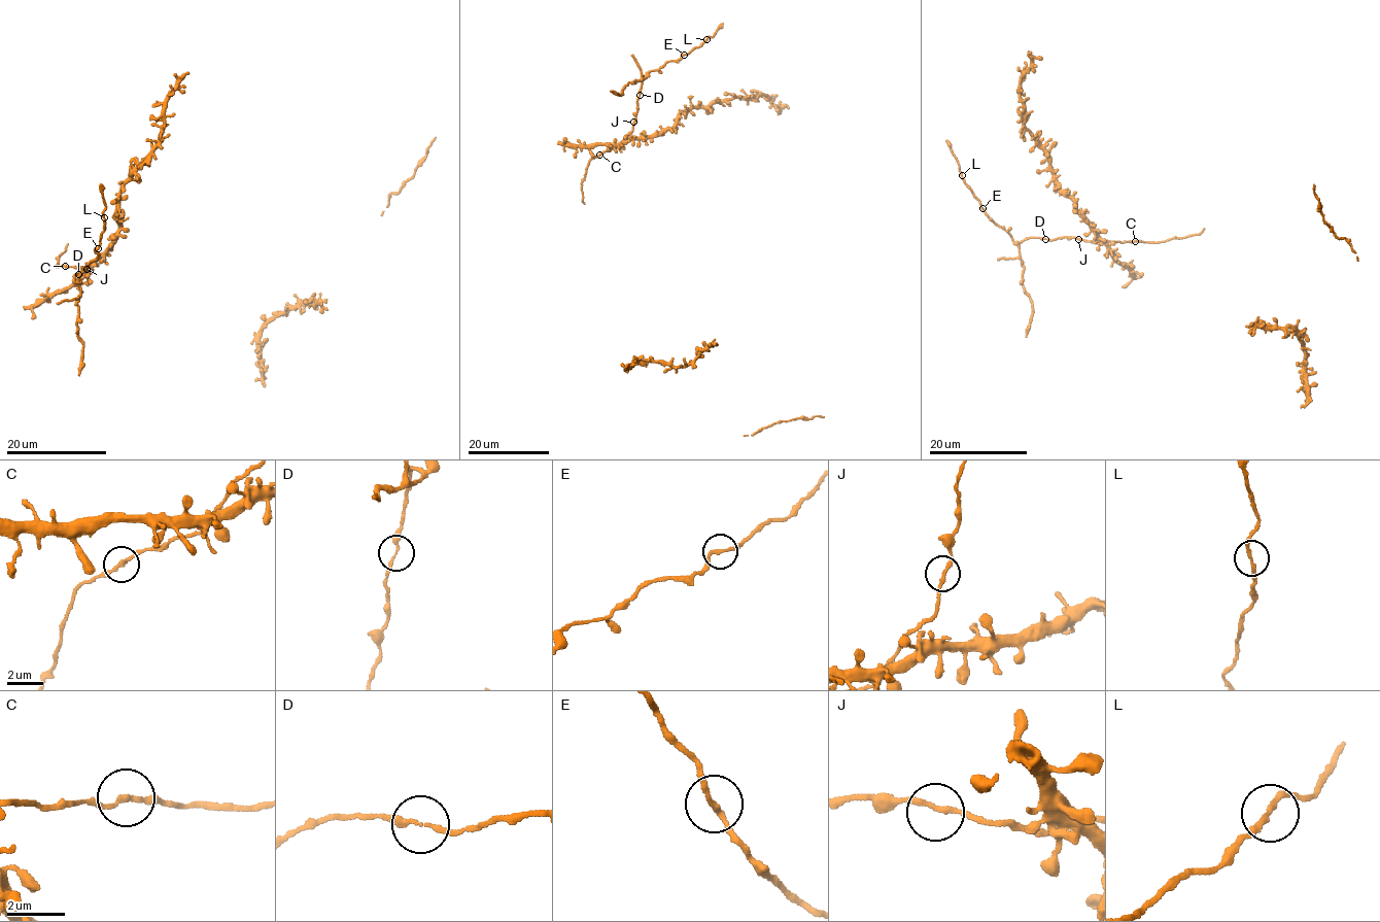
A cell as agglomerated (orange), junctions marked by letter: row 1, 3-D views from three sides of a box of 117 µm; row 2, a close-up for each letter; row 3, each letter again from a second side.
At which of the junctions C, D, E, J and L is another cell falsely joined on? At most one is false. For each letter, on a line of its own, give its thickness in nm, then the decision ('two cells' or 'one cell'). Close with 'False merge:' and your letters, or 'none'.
C: calibre 180 nm; one cell
D: calibre 180 nm; one cell
E: calibre 180 nm; one cell
J: calibre 180 nm; one cell
L: calibre 160 nm; one cell
False merge: none

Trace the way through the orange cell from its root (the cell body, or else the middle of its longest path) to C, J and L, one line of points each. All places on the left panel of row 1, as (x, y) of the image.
C: (68, 243), (66, 250), (57, 259), (56, 266), (64, 265)
J: (68, 243), (66, 250), (57, 259), (56, 266), (87, 269)
L: (68, 243), (56, 266), (90, 269), (74, 273), (76, 283), (97, 254), (104, 217)

